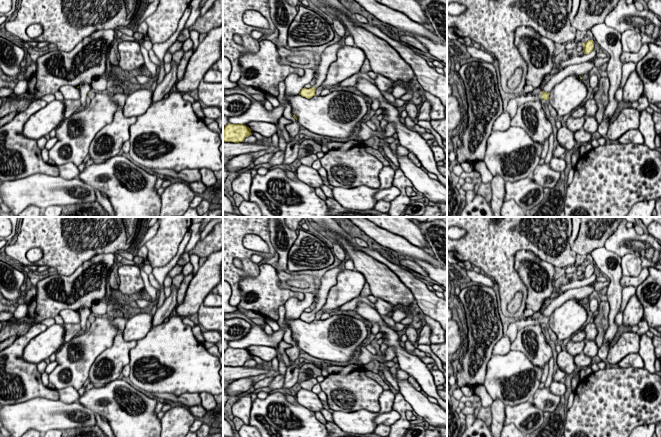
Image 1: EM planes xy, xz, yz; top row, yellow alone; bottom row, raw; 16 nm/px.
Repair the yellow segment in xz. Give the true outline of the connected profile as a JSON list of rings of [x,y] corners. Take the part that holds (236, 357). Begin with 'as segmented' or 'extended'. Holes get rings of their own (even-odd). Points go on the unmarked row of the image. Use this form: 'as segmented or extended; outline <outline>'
as segmented; outline [[[228,347],[223,352],[223,365],[234,367],[244,366],[246,361],[252,359],[251,355],[246,349]]]

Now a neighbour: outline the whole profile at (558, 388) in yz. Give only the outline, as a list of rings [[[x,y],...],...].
[[[552,381],[552,383],[549,386],[549,389],[551,393],[561,397],[564,396],[566,392],[566,385],[562,382]]]

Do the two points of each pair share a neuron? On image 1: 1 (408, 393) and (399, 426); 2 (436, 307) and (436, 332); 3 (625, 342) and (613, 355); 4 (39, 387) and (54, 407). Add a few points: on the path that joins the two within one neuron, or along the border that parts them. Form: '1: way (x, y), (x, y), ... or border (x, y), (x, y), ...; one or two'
1: border (399, 391), (413, 409); two
2: border (424, 314), (436, 321); two
3: way (623, 345), (616, 352); one
4: border (58, 399), (33, 397), (24, 402); two

